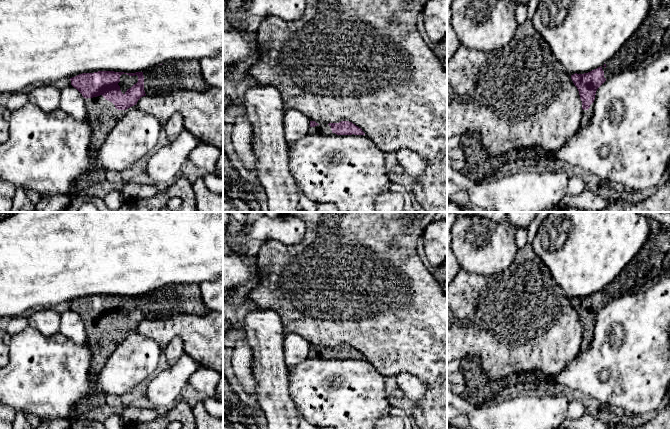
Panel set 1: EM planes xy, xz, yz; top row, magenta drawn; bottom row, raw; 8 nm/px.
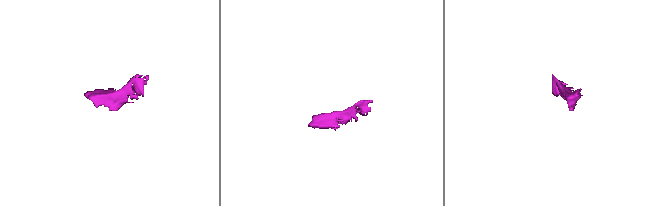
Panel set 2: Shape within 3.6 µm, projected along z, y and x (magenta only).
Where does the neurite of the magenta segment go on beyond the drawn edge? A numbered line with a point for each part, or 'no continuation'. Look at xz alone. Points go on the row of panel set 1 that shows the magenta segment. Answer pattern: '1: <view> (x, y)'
1: xz (323, 129)

